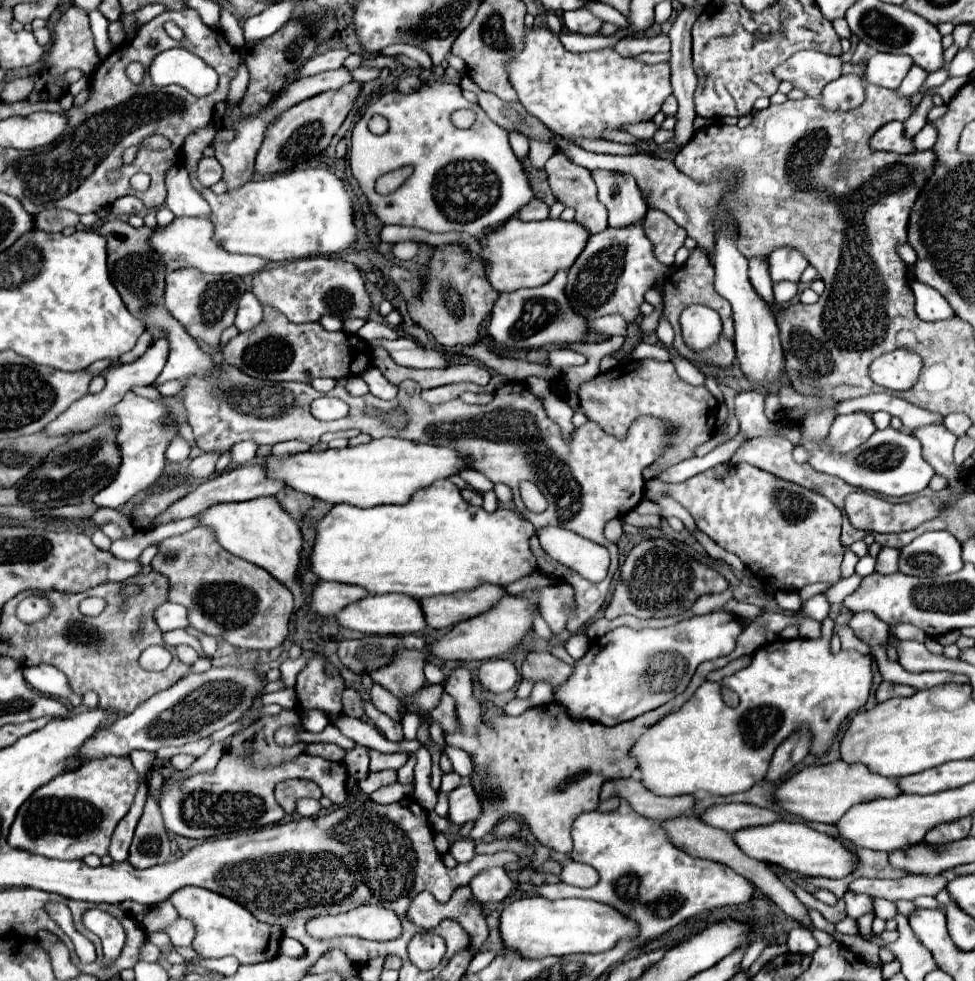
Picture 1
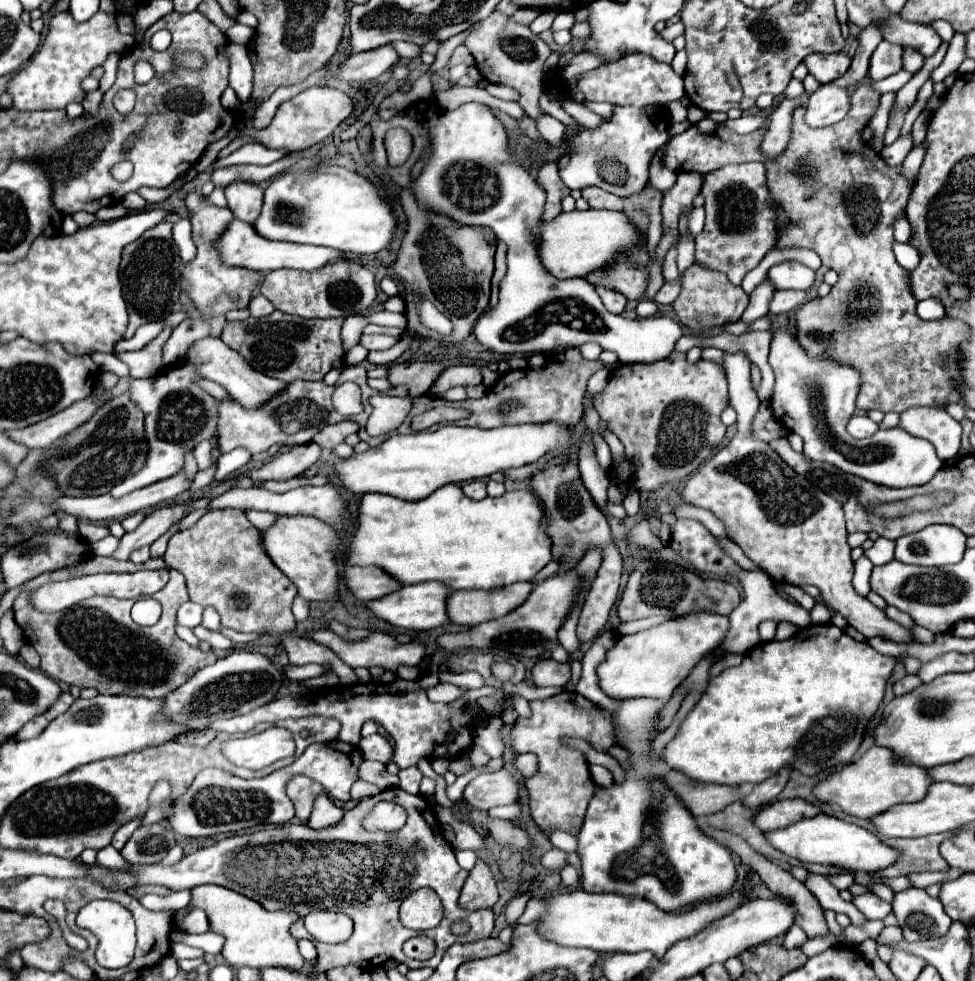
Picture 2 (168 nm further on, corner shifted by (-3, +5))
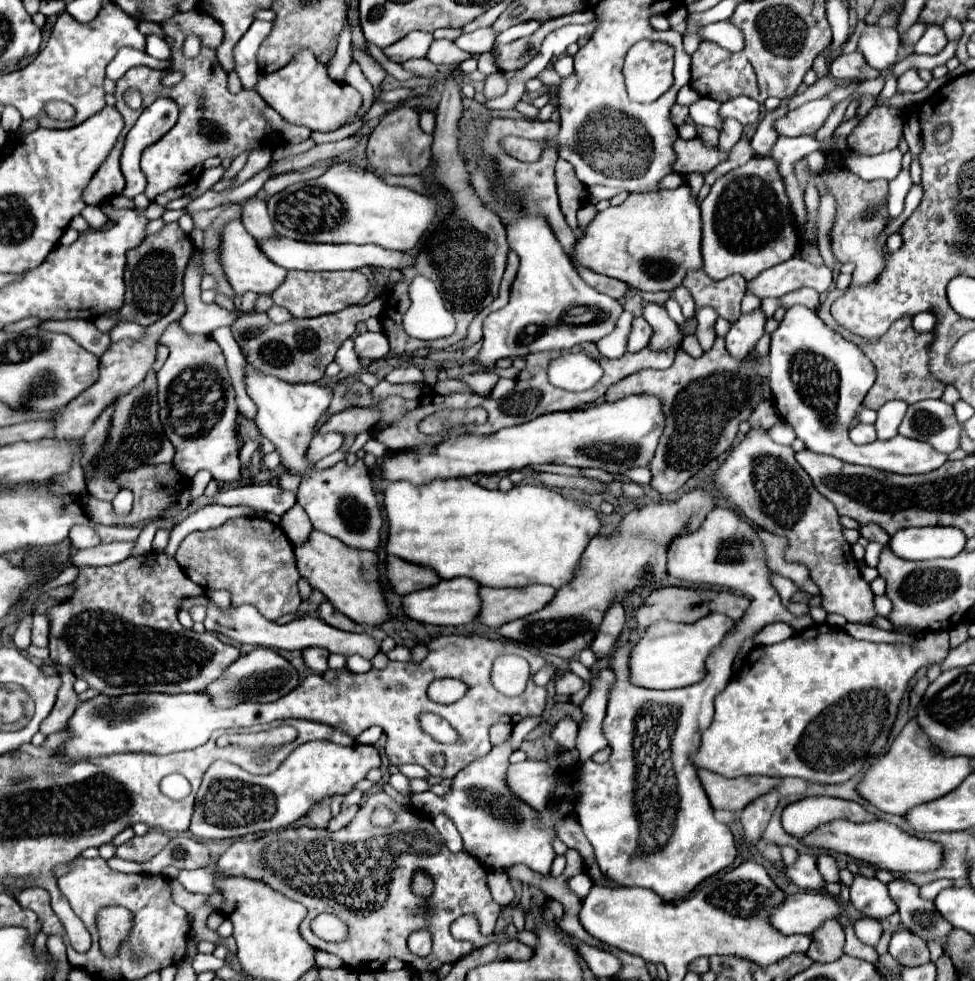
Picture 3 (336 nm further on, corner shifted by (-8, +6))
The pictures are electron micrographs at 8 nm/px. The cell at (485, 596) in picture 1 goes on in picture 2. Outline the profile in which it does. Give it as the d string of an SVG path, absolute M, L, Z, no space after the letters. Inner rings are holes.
M513 583L491 591L453 591L449 597L449 619L457 625L481 625L503 617L525 603L533 583Z

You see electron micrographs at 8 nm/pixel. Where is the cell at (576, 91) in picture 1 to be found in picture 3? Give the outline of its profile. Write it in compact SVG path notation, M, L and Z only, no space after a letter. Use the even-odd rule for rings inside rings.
M642 40L630 48L622 72L632 100L654 102L672 86L672 56L674 48L662 42Z

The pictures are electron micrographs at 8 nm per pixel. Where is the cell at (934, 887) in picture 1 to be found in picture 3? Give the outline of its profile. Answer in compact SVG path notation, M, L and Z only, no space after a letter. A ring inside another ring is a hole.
M828 854L818 858L818 870L826 882L840 882L840 866Z

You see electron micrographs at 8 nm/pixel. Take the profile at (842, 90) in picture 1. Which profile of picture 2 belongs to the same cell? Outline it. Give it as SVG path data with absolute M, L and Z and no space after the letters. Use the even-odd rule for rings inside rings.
M821 85L805 105L805 123L809 127L827 127L849 111L849 91L835 85Z

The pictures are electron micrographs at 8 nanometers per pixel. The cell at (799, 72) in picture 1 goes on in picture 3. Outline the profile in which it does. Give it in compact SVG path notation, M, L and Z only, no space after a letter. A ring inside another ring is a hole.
M852 52L852 54L840 54L830 62L830 74L834 78L856 78L856 80L866 80L866 78L876 78L880 72L870 68L862 56L862 52Z

